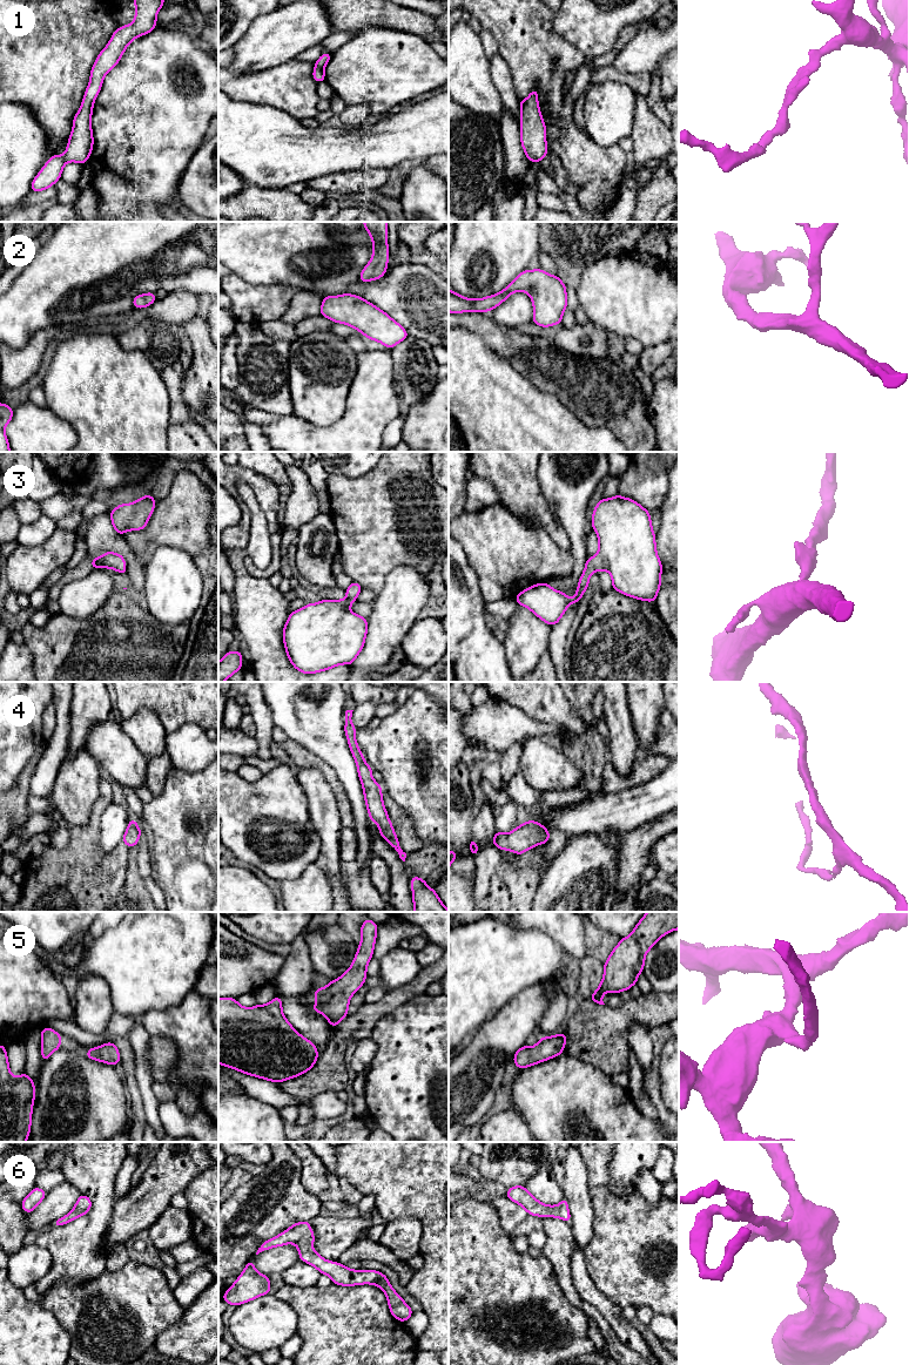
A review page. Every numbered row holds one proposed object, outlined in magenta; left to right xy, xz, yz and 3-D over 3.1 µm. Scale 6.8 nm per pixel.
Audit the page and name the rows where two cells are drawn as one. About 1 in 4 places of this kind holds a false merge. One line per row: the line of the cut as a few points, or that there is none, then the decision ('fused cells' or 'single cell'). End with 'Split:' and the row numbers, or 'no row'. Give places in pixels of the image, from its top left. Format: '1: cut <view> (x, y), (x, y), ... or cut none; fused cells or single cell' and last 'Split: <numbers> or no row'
1: cut none; single cell
2: cut none; single cell
3: cut none; single cell
4: cut none; single cell
5: cut none; single cell
6: cut none; single cell
Split: no row

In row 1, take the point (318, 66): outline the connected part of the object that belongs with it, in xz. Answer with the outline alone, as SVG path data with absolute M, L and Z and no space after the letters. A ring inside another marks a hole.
M323 53L321 58L315 62L312 77L318 83L325 81L324 67L331 59L331 53Z

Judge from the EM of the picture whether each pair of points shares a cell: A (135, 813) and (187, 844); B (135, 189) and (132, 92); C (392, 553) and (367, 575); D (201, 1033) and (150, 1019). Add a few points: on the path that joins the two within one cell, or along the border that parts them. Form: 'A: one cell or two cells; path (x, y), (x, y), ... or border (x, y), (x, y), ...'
A: two cells; border (143, 804), (141, 816), (136, 820)
B: one cell; path (135, 164), (135, 116)
C: one cell; path (386, 555), (372, 569)
D: one cell; path (188, 1025), (163, 1022)

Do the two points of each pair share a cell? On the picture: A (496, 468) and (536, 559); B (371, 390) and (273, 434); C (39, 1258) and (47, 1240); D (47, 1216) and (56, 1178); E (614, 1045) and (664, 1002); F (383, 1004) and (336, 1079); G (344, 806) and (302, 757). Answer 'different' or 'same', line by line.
A: different
B: same
C: different
D: different
E: same
F: same
G: same

